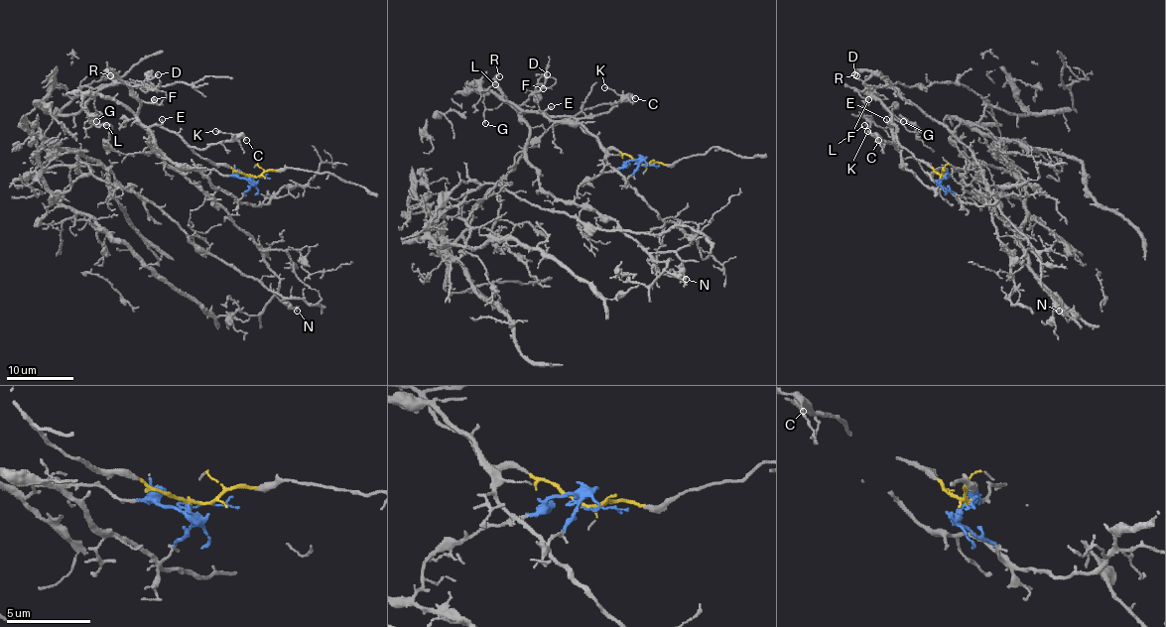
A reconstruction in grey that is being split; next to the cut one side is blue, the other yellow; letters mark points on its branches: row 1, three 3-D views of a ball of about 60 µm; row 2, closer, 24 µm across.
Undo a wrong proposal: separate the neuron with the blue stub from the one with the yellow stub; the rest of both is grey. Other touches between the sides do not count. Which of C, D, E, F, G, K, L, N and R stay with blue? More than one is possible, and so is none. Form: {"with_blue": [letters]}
{"with_blue": ["D", "F", "N", "R"]}

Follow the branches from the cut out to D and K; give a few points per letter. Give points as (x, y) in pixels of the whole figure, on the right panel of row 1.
D: (945, 179), (940, 179), (954, 170), (978, 174), (975, 155), (890, 87), (868, 88), (855, 73)
K: (944, 177), (902, 147), (897, 149), (867, 130)

